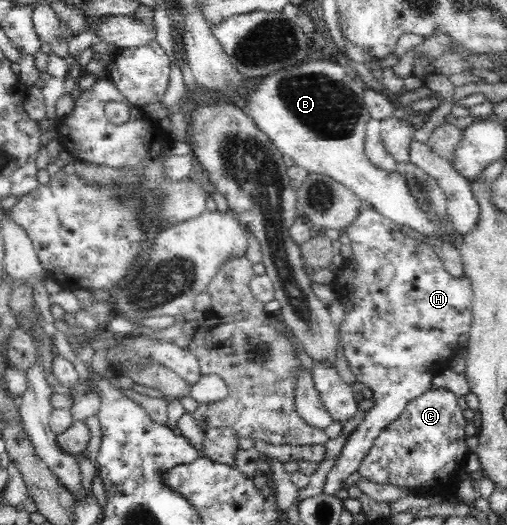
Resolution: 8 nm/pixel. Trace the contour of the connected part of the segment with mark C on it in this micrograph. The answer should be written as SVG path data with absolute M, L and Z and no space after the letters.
M433 387L415 398L375 437L374 445L357 471L371 482L395 486L396 489L425 488L429 484L439 484L441 488L437 494L441 494L443 488L451 486L453 474L461 470L467 460L467 420L457 398L457 394L451 390Z

